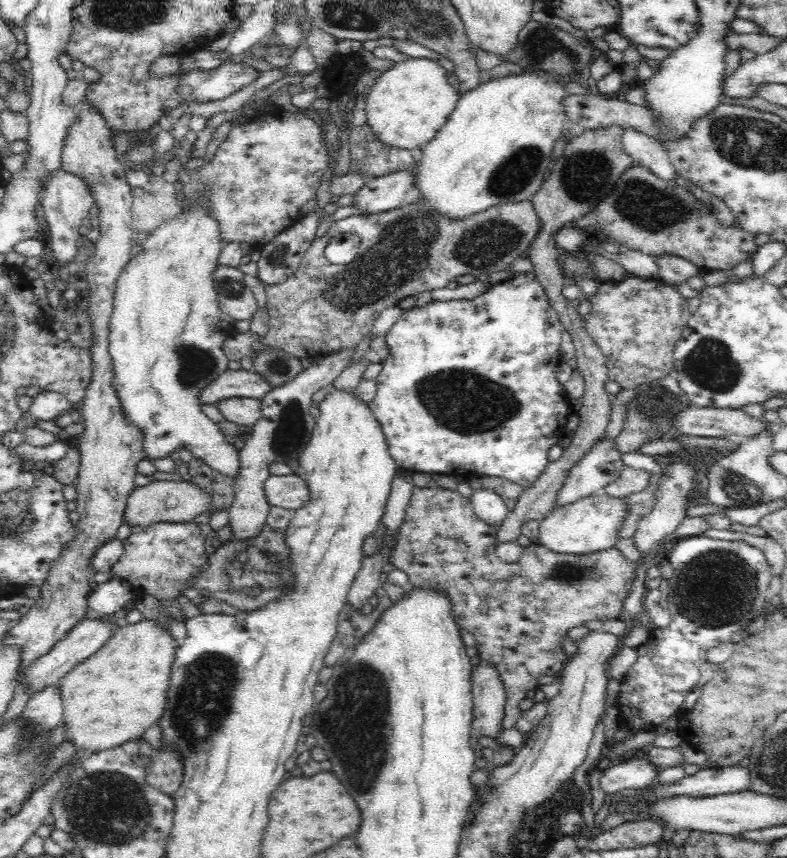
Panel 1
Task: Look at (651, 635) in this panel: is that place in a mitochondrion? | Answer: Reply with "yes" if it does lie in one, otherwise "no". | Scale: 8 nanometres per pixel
no

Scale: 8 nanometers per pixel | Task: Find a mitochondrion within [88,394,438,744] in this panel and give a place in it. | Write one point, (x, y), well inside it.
(252, 573)

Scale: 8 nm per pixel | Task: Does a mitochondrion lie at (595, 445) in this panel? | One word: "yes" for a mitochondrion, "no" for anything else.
no

